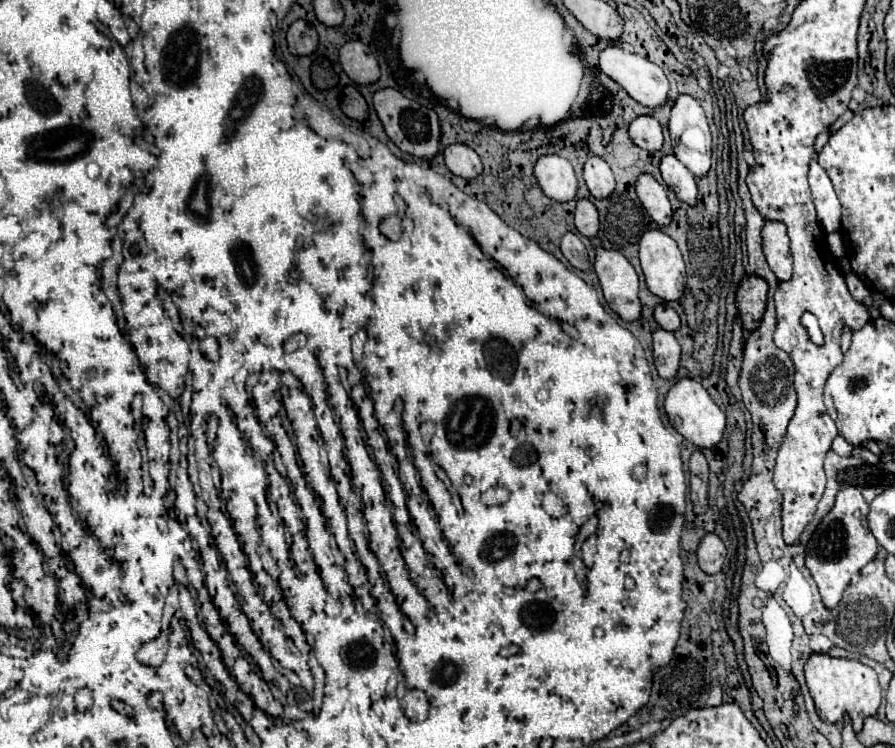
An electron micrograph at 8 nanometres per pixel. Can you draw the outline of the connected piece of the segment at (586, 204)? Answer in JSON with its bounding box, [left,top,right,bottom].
[574,198,600,238]

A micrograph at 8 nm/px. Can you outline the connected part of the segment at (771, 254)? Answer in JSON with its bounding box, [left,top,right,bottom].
[762,222,792,280]

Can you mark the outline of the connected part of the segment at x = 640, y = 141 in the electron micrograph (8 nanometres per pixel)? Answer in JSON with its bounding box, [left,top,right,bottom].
[628,116,662,150]

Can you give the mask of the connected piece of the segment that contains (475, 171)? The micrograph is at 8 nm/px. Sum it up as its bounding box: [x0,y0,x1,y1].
[444,144,482,178]

